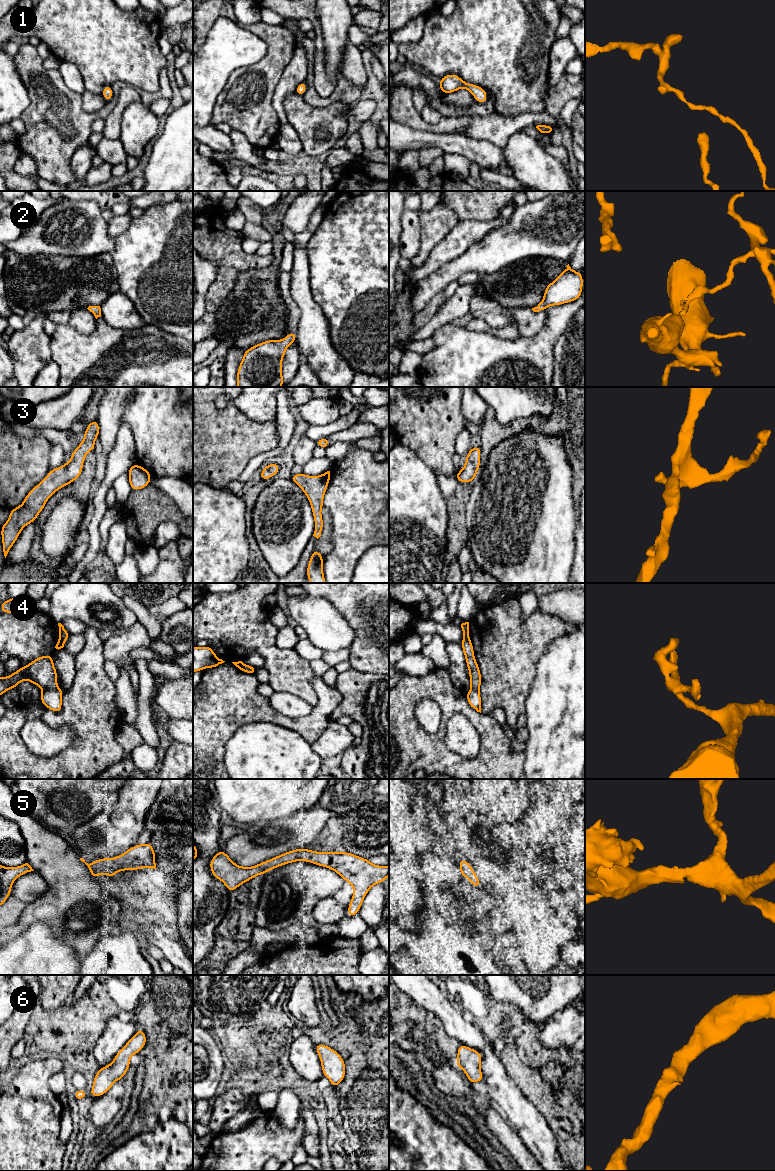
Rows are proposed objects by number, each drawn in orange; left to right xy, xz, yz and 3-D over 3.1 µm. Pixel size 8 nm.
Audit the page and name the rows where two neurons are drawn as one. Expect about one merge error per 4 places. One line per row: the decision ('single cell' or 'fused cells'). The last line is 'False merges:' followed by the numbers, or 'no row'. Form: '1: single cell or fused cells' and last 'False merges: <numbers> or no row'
1: single cell
2: single cell
3: single cell
4: fused cells
5: single cell
6: single cell
False merges: 4

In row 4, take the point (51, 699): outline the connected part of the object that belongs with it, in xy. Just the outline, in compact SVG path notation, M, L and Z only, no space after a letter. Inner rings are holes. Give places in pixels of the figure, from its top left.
M57 688L57 689L49 689L49 690L43 690L41 694L41 702L42 704L57 713L60 713L62 710L62 703L61 699L63 696L63 690Z

